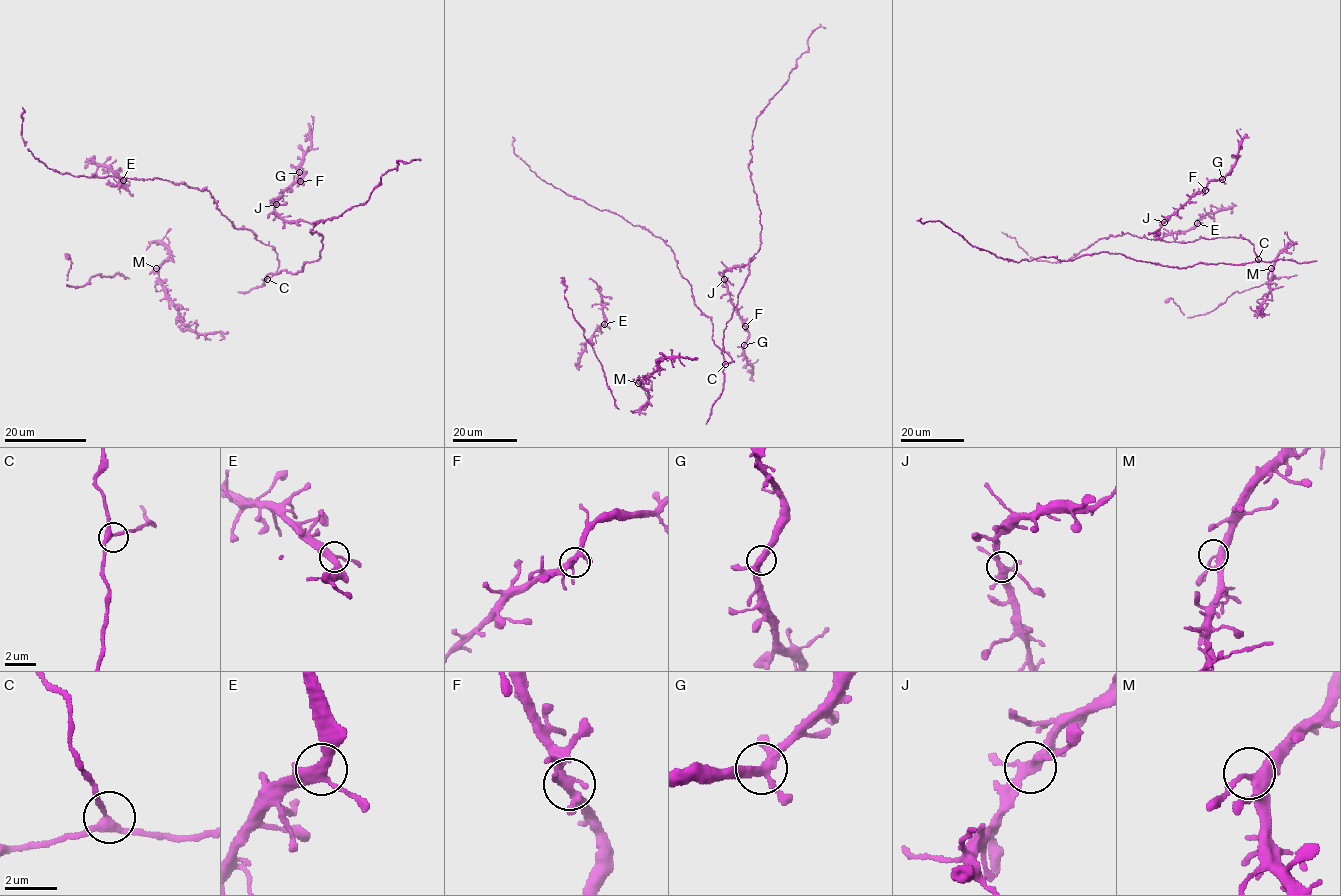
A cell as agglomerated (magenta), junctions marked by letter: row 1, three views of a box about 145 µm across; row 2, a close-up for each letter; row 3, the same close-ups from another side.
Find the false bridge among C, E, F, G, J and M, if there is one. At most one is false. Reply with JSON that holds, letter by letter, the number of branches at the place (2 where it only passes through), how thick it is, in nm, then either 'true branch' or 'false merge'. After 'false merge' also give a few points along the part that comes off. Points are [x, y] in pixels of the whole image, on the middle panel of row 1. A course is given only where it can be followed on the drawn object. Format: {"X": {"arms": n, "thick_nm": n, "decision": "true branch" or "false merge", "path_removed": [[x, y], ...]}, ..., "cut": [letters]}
{"C": {"arms": 3, "thick_nm": 280, "decision": "true branch"}, "E": {"arms": 3, "thick_nm": 320, "decision": "true branch"}, "F": {"arms": 5, "thick_nm": 320, "decision": "true branch"}, "G": {"arms": 4, "thick_nm": 340, "decision": "true branch"}, "J": {"arms": 5, "thick_nm": 320, "decision": "true branch"}, "M": {"arms": 4, "thick_nm": 280, "decision": "true branch"}, "cut": []}

